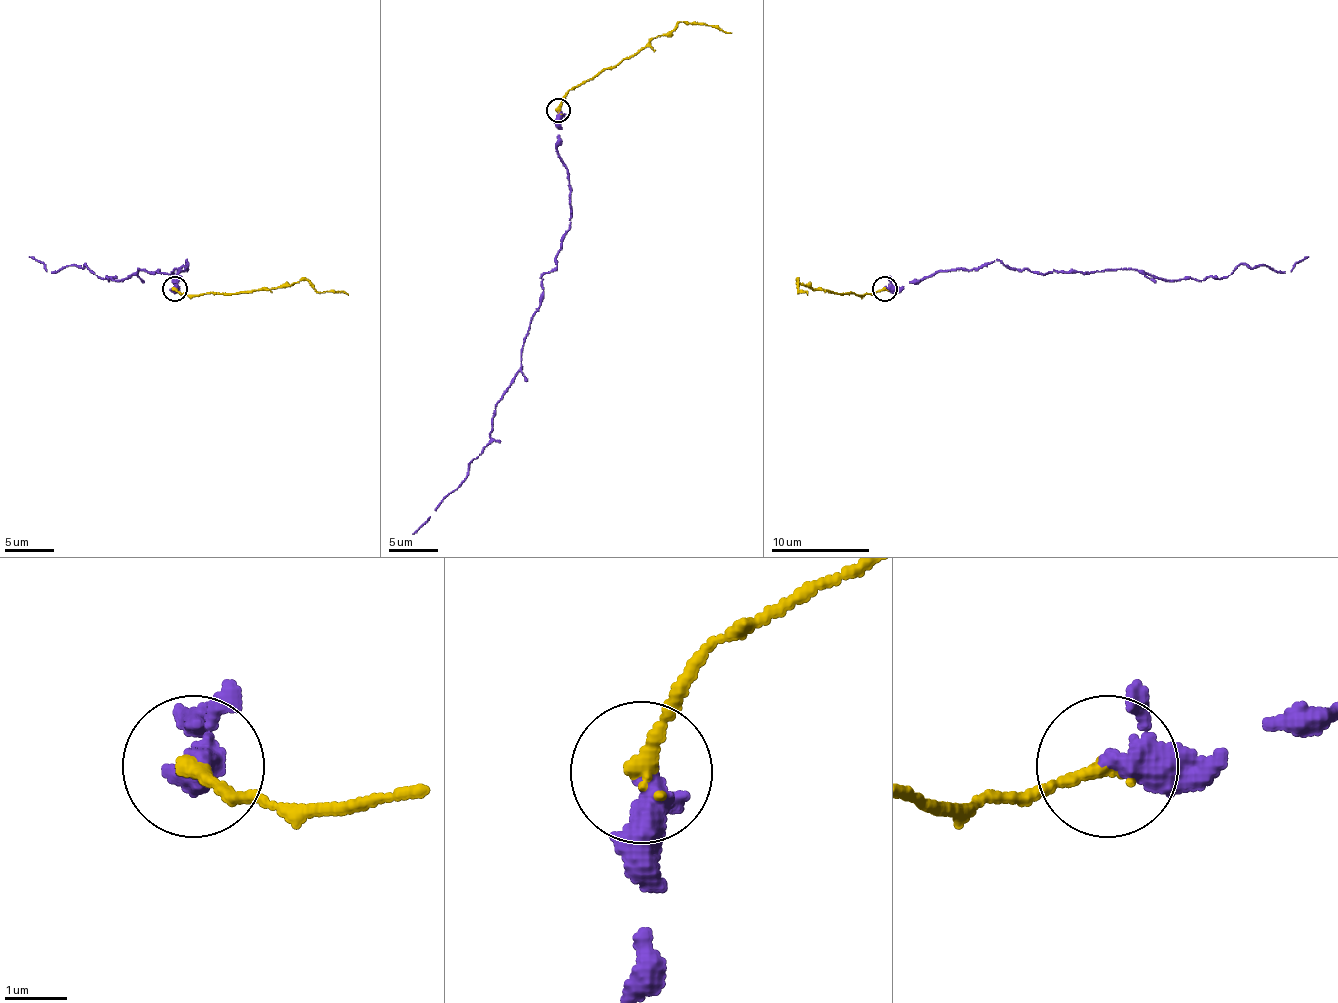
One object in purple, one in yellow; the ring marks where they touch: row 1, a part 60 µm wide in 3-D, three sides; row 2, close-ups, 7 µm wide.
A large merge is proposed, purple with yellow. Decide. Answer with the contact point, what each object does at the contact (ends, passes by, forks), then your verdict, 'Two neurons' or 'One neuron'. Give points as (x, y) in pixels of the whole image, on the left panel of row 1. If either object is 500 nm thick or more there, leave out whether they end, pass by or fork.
Place: (174, 289). At the ring purple passes by. At the ring yellow ends. One neuron

